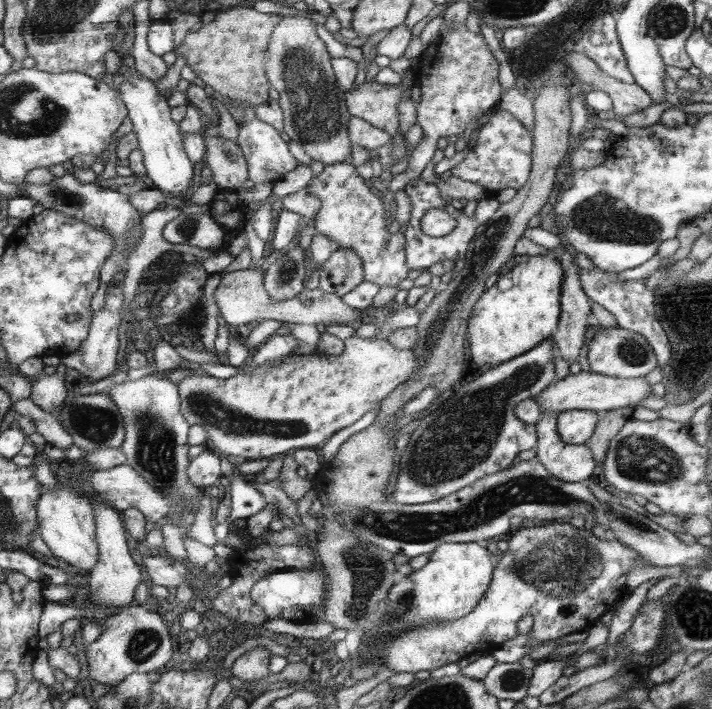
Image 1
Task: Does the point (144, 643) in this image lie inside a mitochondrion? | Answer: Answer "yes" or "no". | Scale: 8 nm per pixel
yes

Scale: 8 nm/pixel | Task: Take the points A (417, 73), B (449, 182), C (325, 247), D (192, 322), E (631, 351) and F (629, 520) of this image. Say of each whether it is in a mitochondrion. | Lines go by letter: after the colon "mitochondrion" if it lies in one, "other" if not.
A: other
B: other
C: other
D: other
E: mitochondrion
F: mitochondrion

